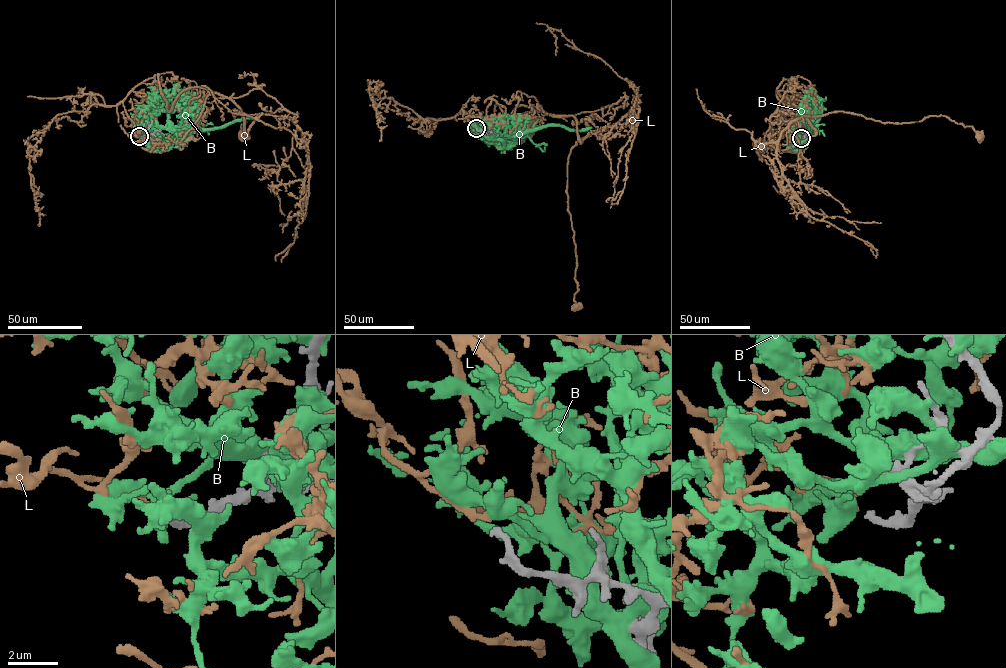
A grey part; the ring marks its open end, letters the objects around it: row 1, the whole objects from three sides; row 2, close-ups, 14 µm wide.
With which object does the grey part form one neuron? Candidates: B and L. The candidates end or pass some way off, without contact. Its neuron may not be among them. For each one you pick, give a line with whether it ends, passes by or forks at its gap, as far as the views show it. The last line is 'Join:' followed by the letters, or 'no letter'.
L: it ends
Join: L

